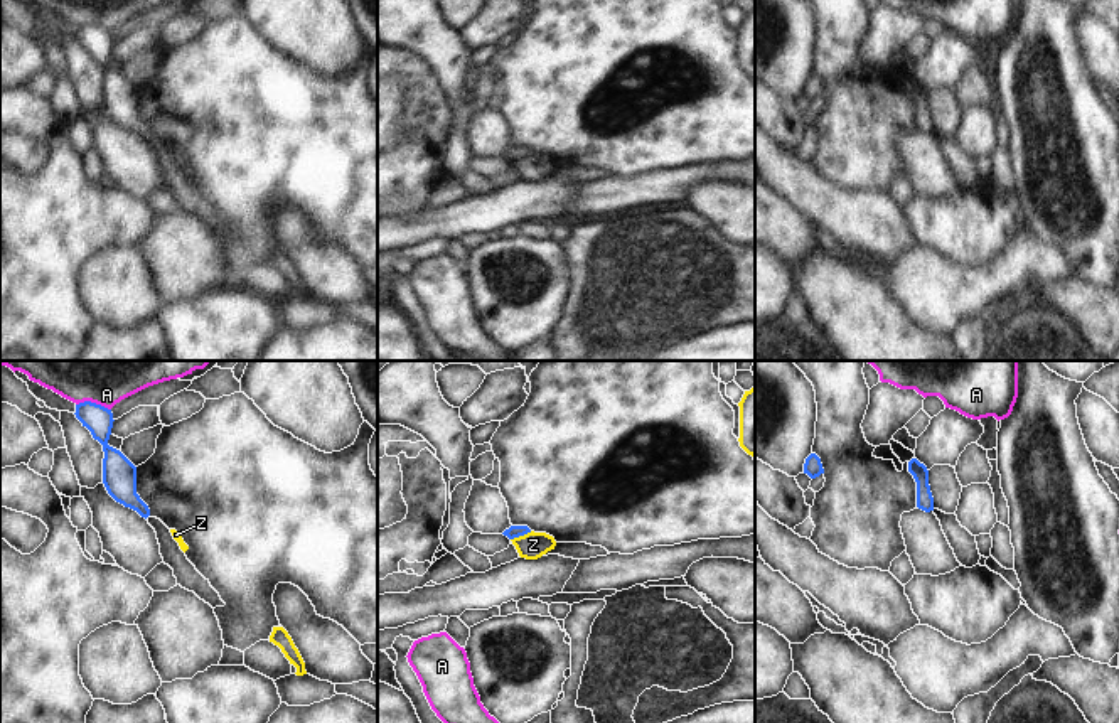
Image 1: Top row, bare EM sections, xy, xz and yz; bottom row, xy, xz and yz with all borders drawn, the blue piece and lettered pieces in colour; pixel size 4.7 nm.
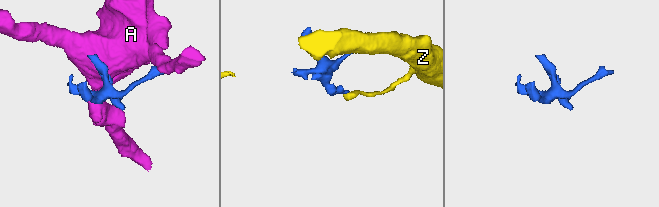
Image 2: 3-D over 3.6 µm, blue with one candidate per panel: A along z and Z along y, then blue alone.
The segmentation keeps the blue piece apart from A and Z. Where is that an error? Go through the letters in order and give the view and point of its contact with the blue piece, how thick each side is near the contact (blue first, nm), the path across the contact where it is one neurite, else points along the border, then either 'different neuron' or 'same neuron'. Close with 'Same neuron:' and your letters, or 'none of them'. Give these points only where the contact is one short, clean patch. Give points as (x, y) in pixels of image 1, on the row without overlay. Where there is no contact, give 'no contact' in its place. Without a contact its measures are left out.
A: contact xy (93, 26); calibres 140 and 140 nm; different neuron
Z: contact xz (521, 157); calibres 60 and 130 nm; border xz (531, 154), (511, 162); different neuron
Same neuron: none of them

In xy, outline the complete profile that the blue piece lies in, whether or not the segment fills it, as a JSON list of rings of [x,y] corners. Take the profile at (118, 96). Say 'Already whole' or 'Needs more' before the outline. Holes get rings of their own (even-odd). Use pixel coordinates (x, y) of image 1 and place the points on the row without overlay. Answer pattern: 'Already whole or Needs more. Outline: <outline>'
Already whole. Outline: [[[84,24],[76,27],[74,37],[103,67],[103,106],[108,116],[147,142],[150,131],[137,116],[137,89],[120,72],[108,67],[115,44],[111,32]]]

